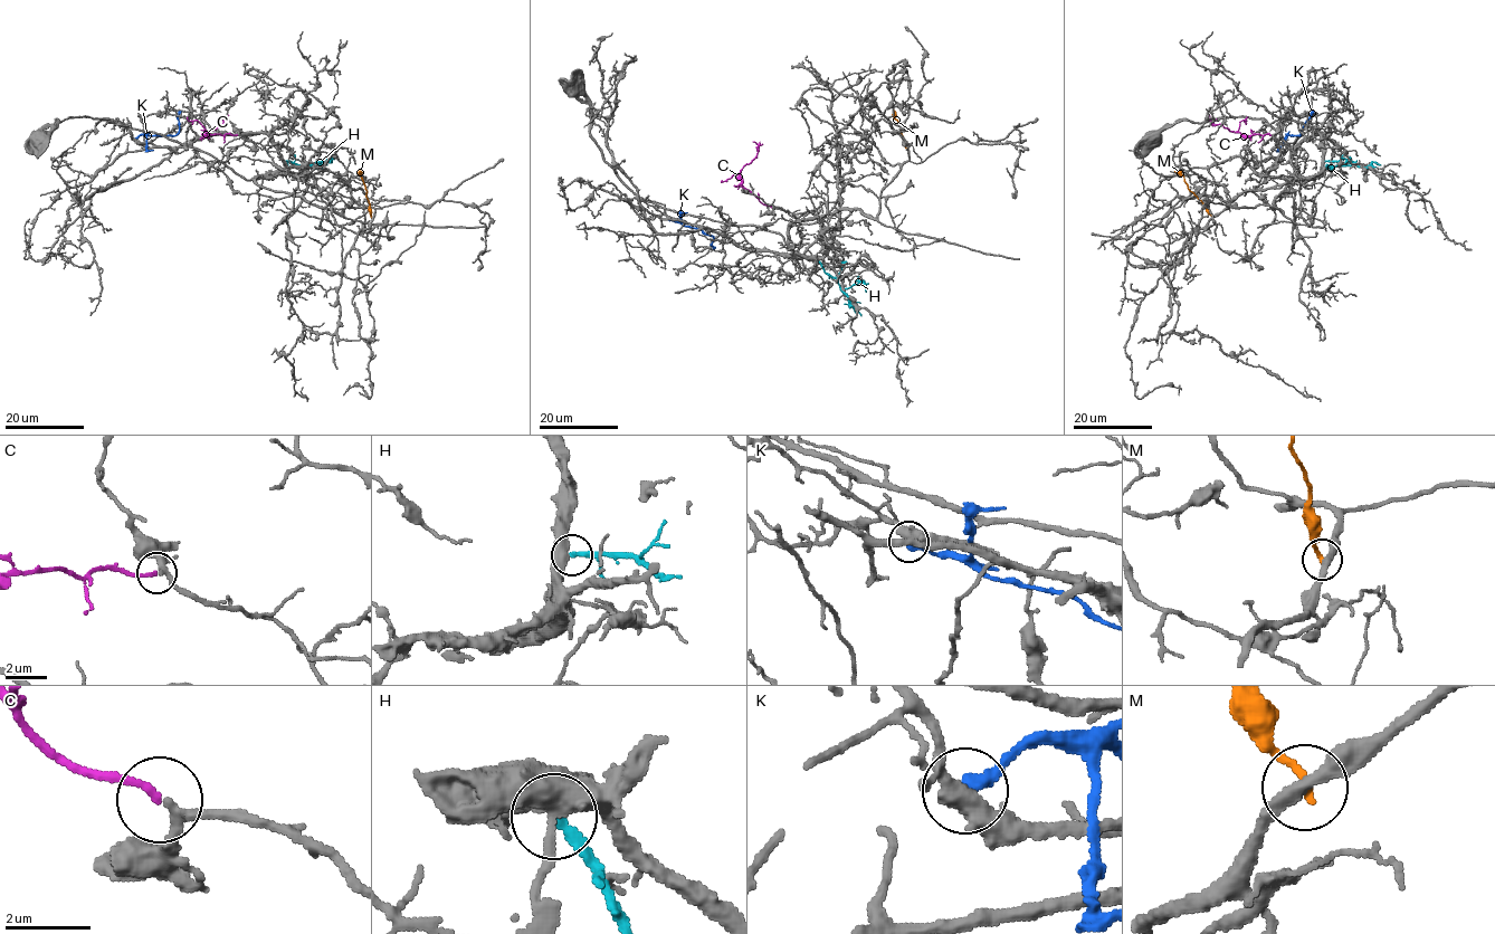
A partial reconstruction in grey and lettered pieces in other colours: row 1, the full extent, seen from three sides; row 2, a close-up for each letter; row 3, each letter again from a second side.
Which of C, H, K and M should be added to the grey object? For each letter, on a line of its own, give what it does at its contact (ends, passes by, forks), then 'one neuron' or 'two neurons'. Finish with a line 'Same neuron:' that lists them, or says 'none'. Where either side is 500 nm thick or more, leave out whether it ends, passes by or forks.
C: it ends there; one neuron
H: it ends there; two neurons
K: it ends there; two neurons
M: it ends there; two neurons
Same neuron: C

